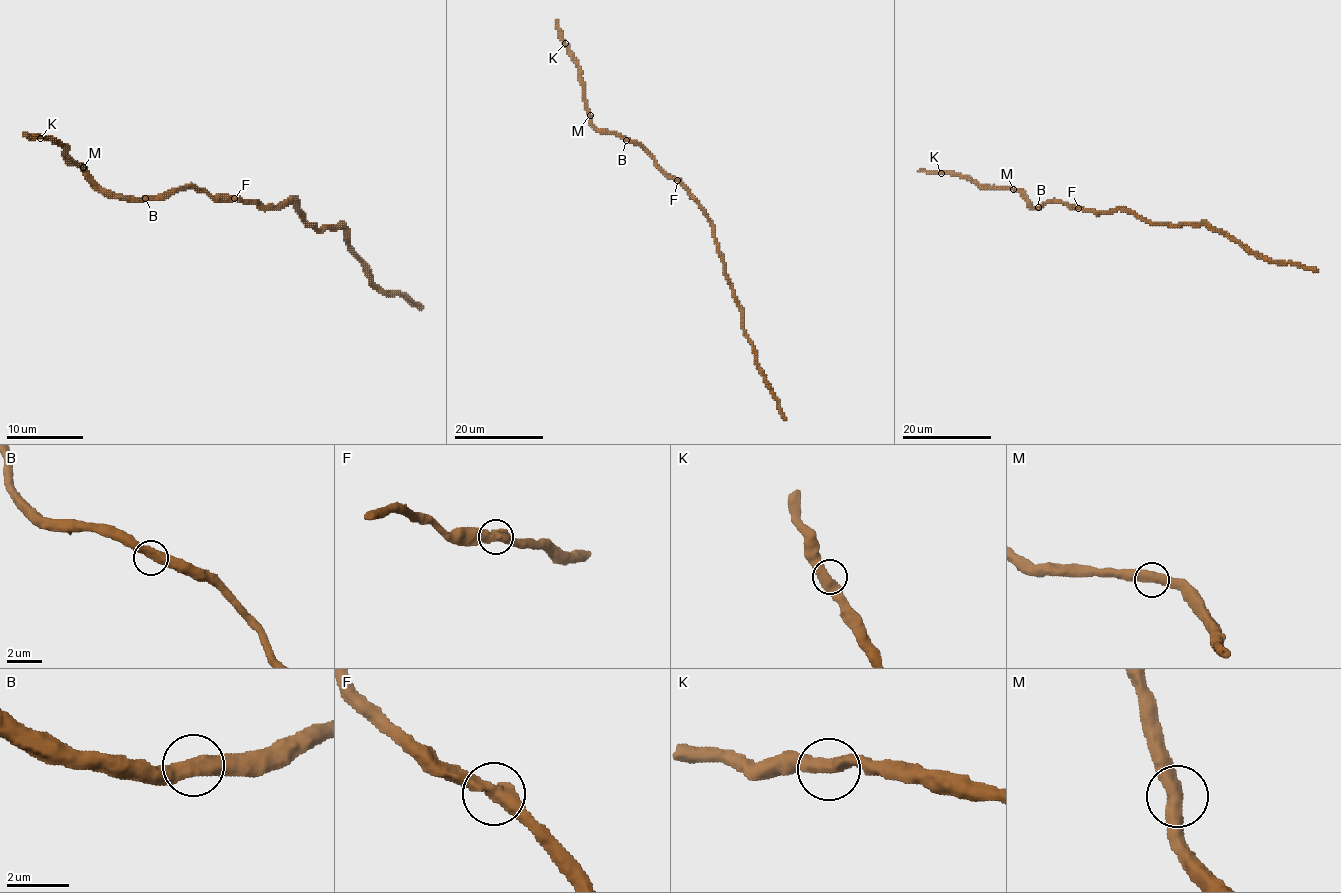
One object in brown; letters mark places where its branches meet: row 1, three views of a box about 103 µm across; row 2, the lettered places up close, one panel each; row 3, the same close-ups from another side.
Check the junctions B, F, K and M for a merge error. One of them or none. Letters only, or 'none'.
none

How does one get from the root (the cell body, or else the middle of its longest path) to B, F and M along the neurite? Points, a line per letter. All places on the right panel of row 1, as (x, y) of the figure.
B: (1100, 212), (1071, 208), (1060, 202), (1046, 202), (1038, 207)
F: (1100, 212), (1078, 207)
M: (1100, 212), (1071, 208), (1060, 202), (1046, 202), (1032, 207), (1019, 191), (1013, 189)

